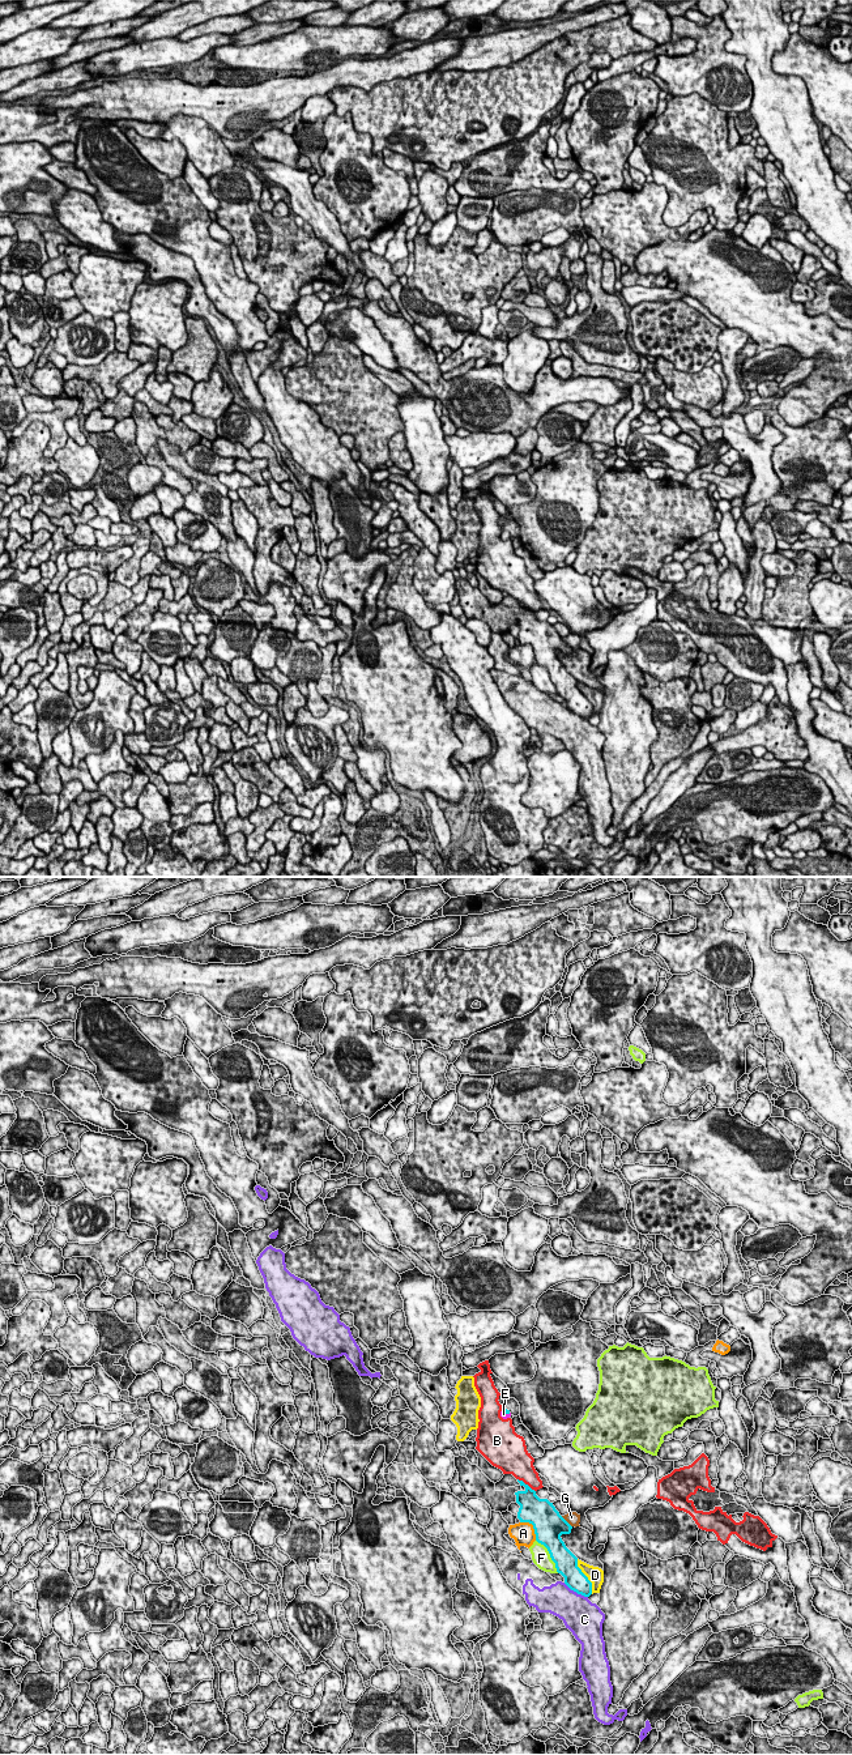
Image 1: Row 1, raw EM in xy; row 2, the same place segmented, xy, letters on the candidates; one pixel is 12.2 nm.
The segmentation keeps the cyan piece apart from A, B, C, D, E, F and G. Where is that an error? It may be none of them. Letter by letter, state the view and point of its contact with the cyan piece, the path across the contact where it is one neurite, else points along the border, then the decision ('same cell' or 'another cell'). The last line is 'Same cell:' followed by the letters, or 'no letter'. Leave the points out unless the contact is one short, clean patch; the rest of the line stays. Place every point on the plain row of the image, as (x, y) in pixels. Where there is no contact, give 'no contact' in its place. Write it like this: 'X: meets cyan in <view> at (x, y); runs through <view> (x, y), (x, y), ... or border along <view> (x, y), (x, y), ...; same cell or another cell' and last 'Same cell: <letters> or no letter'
A: meets cyan in xy at (533, 648); another cell
B: meets cyan in xy at (527, 606); another cell
C: meets cyan in xy at (575, 712); another cell
D: meets cyan in xy at (586, 698); another cell
E: meets cyan in xy at (507, 535); same cell
F: meets cyan in xy at (550, 677); another cell
G: meets cyan in xy at (566, 643); another cell
Same cell: E

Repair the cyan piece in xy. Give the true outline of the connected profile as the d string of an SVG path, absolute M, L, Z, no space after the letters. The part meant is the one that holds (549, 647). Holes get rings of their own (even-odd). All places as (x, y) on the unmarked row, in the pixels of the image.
M517 601L517 604L525 609L524 613L515 614L516 625L520 627L517 640L520 644L533 647L536 663L548 670L557 694L565 699L565 706L578 716L589 719L592 704L578 689L578 680L561 660L562 656L570 656L572 648L559 636L553 625L540 621L523 602Z

